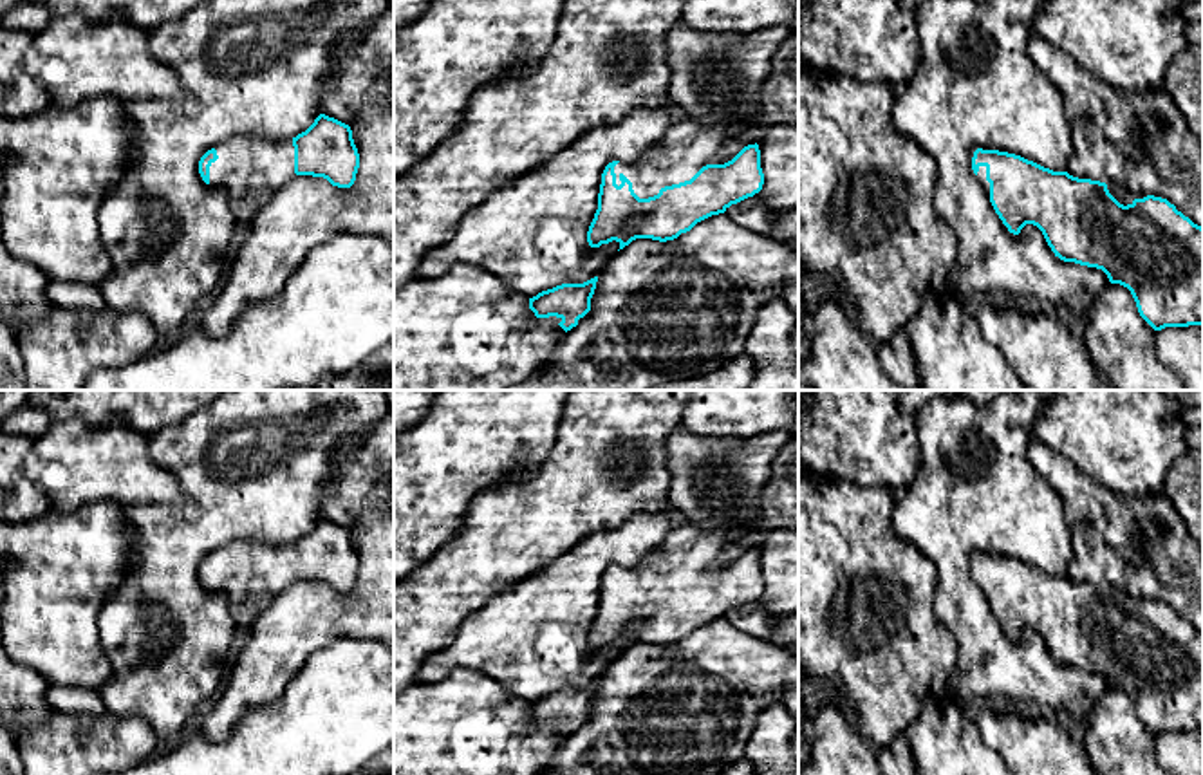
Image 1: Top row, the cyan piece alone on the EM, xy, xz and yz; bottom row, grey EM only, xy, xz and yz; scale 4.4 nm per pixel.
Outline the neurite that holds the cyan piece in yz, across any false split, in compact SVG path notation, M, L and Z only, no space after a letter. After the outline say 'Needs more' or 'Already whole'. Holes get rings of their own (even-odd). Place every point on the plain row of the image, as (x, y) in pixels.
M977 553L972 562L972 574L986 593L995 618L1010 638L1019 640L1026 629L1033 629L1060 665L1102 674L1111 688L1120 688L1131 696L1140 721L1154 735L1203 730L1203 632L1178 616L1167 603L1147 600L1124 611L1109 598L1105 587L1053 576L999 555Z. Needs more

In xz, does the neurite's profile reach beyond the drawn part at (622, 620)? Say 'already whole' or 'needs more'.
needs more

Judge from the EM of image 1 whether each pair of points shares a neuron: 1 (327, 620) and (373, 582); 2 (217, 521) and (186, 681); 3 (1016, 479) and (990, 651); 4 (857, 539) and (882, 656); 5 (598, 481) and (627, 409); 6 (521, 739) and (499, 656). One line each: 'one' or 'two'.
1: one
2: one
3: one
4: one
5: one
6: two

